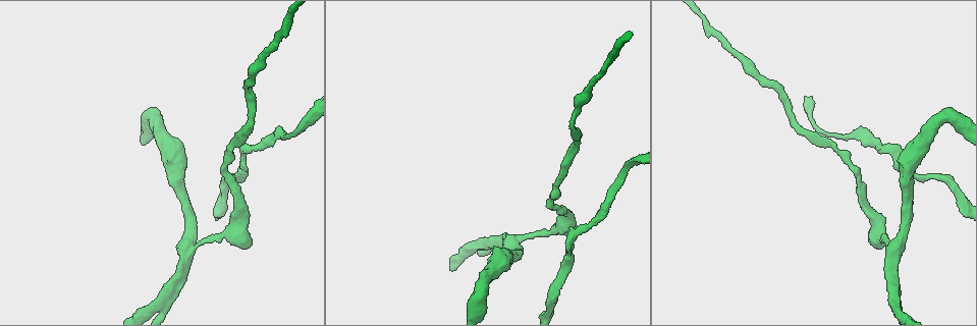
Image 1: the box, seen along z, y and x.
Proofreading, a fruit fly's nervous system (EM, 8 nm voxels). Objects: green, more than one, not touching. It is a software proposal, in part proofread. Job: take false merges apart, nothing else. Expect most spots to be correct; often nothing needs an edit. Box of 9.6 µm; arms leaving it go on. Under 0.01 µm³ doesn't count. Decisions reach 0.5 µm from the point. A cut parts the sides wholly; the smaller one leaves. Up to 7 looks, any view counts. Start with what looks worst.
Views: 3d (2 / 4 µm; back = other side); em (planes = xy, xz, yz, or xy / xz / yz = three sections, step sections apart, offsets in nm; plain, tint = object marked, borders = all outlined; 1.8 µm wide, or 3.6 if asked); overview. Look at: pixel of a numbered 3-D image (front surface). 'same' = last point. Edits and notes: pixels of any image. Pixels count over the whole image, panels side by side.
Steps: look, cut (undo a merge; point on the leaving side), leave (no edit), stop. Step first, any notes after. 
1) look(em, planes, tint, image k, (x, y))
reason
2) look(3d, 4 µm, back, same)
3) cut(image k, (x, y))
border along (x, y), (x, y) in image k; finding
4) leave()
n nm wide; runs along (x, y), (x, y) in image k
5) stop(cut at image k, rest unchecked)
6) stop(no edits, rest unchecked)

look(em, xz, step 16, plain, image 1, (187, 248))
abrupt turn

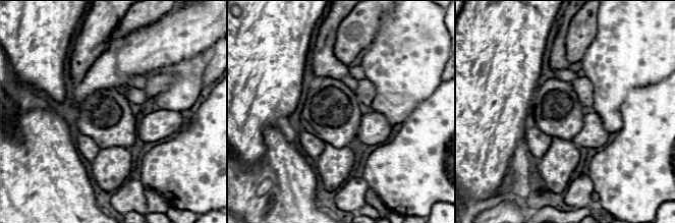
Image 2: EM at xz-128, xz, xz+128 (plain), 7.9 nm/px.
look(em, xz, step 16, tint, same)

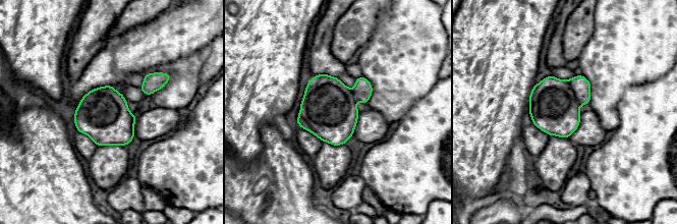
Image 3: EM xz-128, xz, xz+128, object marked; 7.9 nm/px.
leave()
continuous, no second cell

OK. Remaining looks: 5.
look(em, xy, step 4, tint, image 1, (485, 242))
arms run side by side

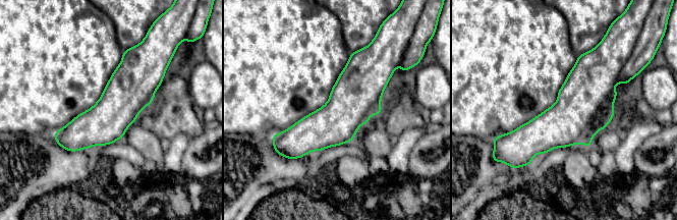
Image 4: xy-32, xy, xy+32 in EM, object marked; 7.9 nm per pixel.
look(em, planes, tint, same)

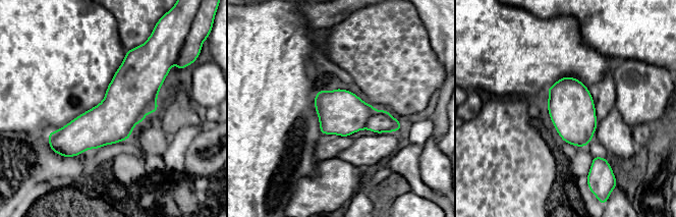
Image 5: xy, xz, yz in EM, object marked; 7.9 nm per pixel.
leave()
continuous, no second cell

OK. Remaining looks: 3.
look(3d, 4 µm, image 1, (229, 148))
thin neck

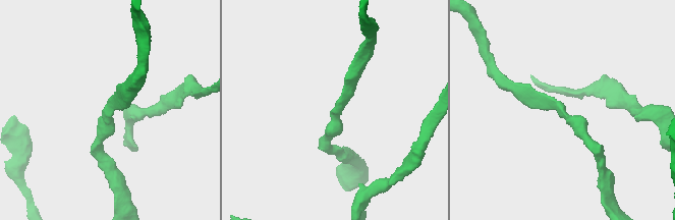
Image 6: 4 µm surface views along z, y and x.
look(em, planes, plain, image 6, (105, 111))
arms of 180, 220 nm; now the EM

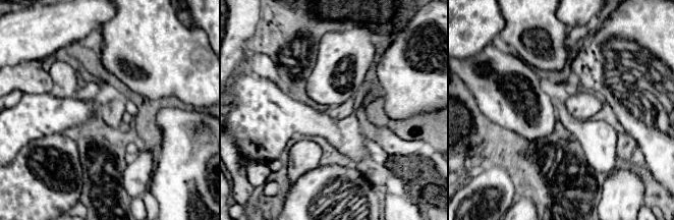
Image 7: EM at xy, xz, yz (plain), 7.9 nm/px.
look(em, planes, tint, same)
where the object lies

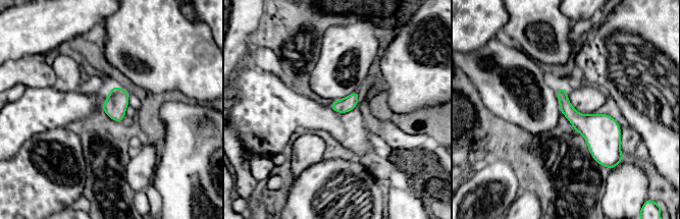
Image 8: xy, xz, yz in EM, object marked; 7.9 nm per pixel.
leave()
continuous, no second cell

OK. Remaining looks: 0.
stop(no edits, rest unchecked)

